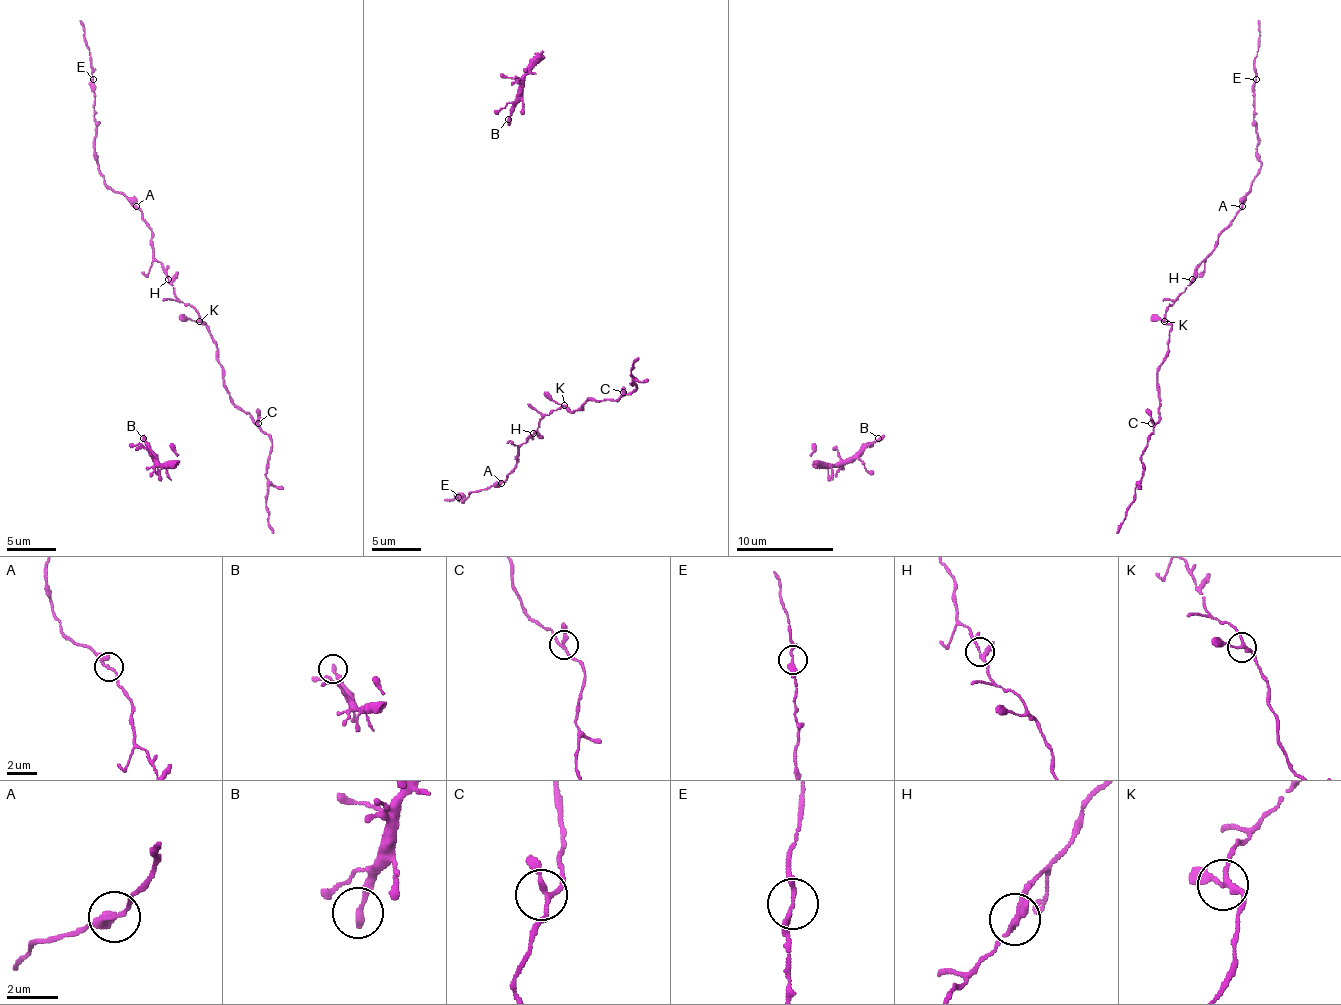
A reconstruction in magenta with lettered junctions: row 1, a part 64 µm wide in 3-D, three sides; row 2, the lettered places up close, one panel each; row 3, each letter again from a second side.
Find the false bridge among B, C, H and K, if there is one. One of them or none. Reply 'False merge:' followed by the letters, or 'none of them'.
False merge: none of them

